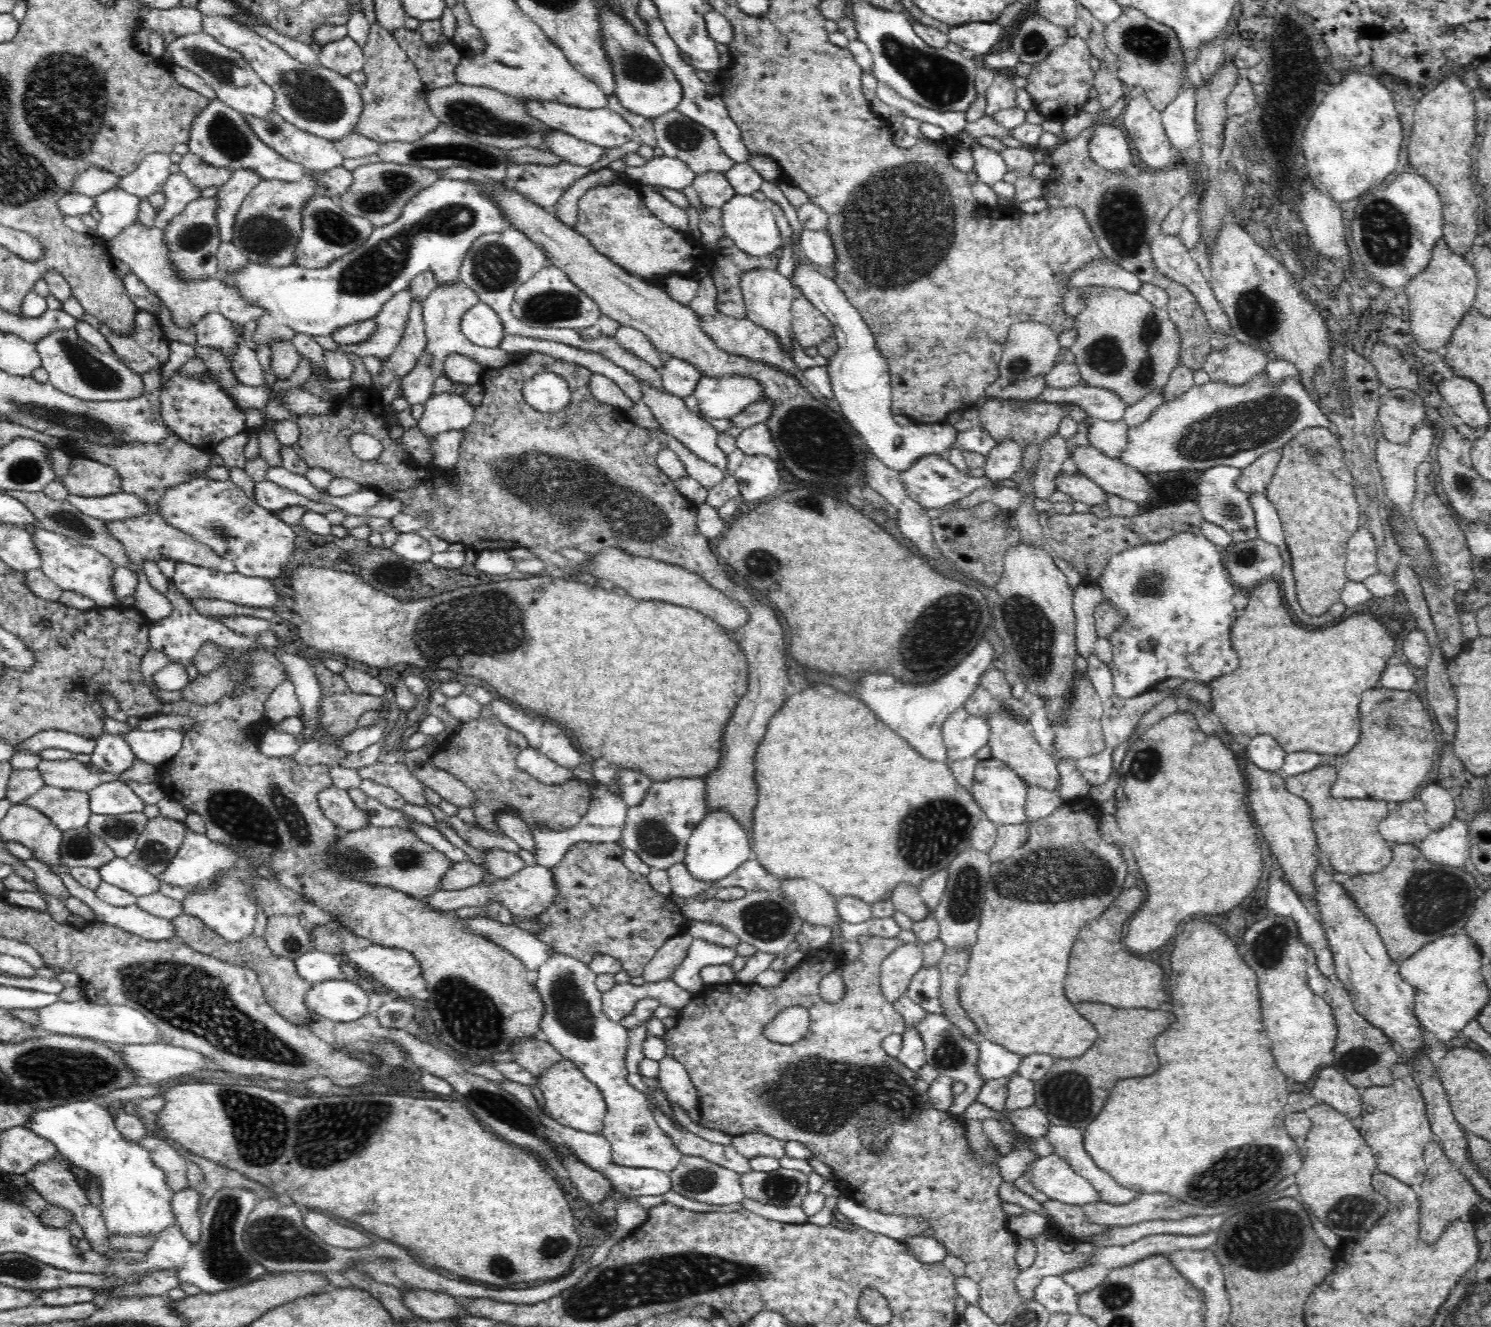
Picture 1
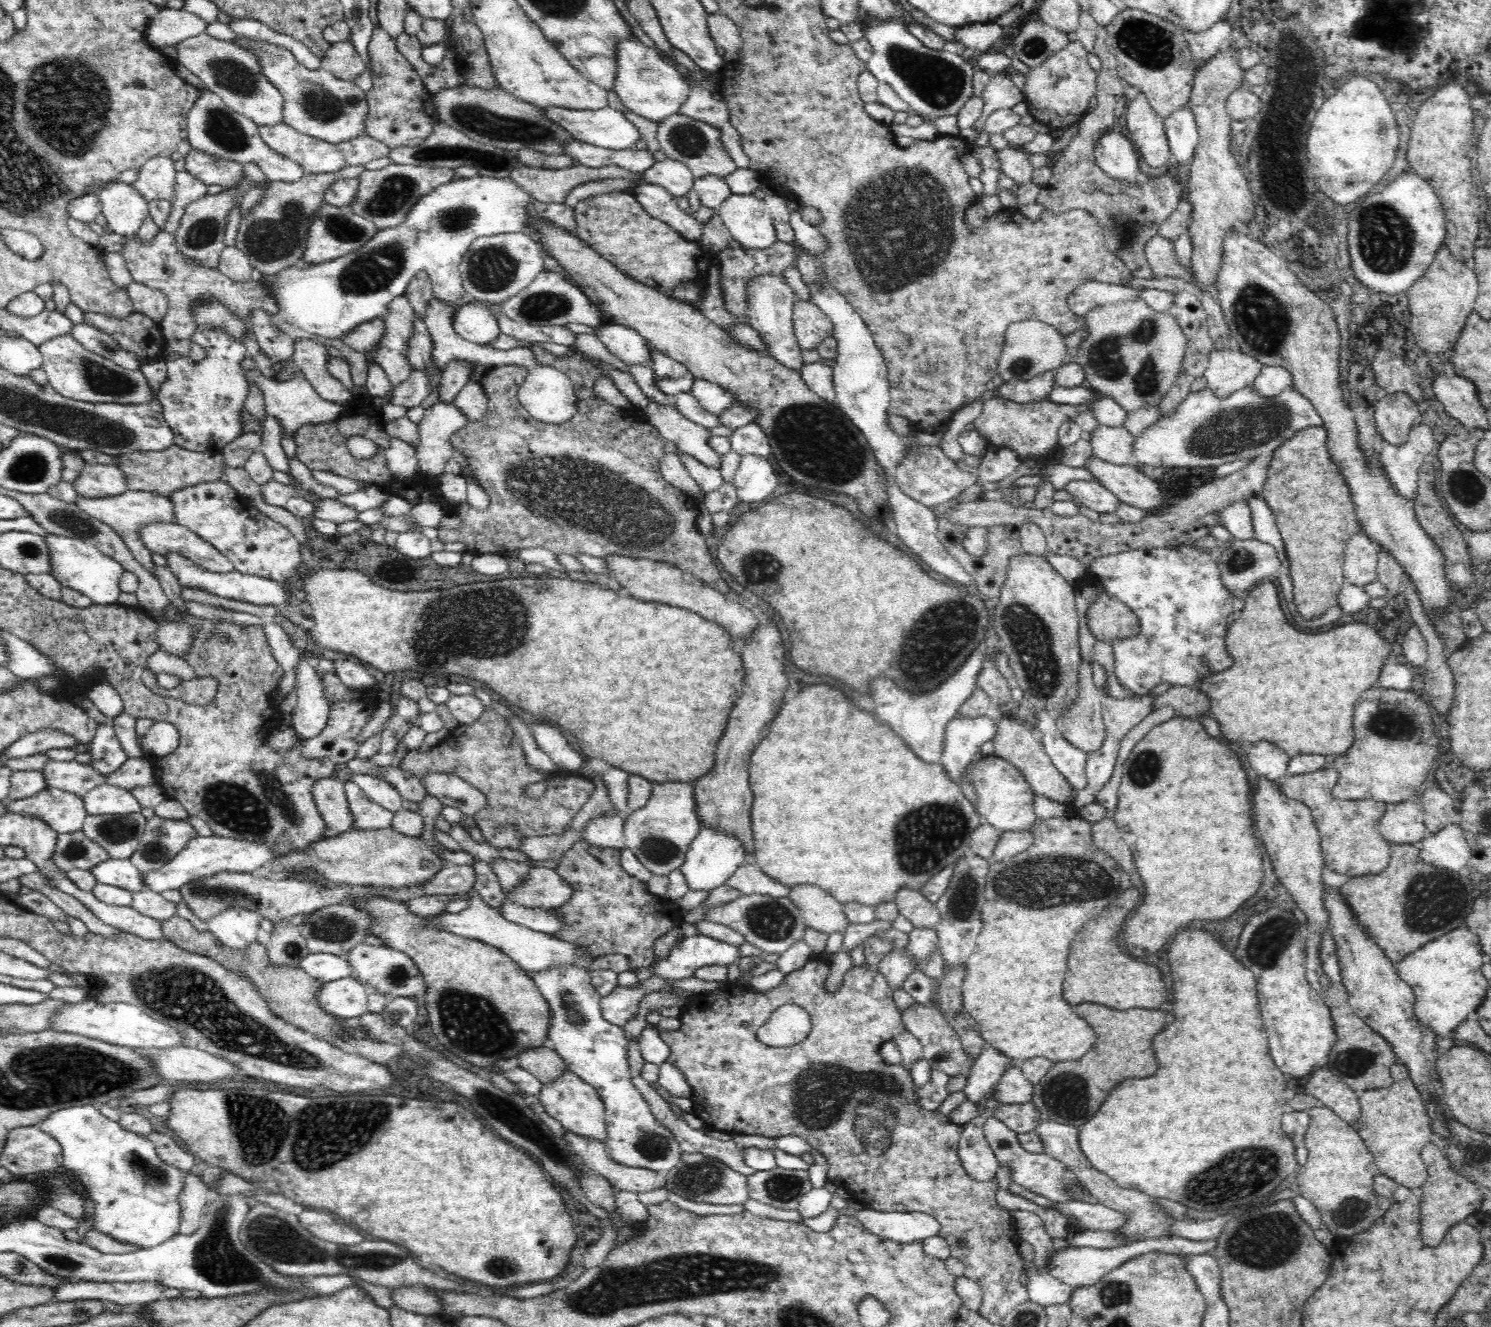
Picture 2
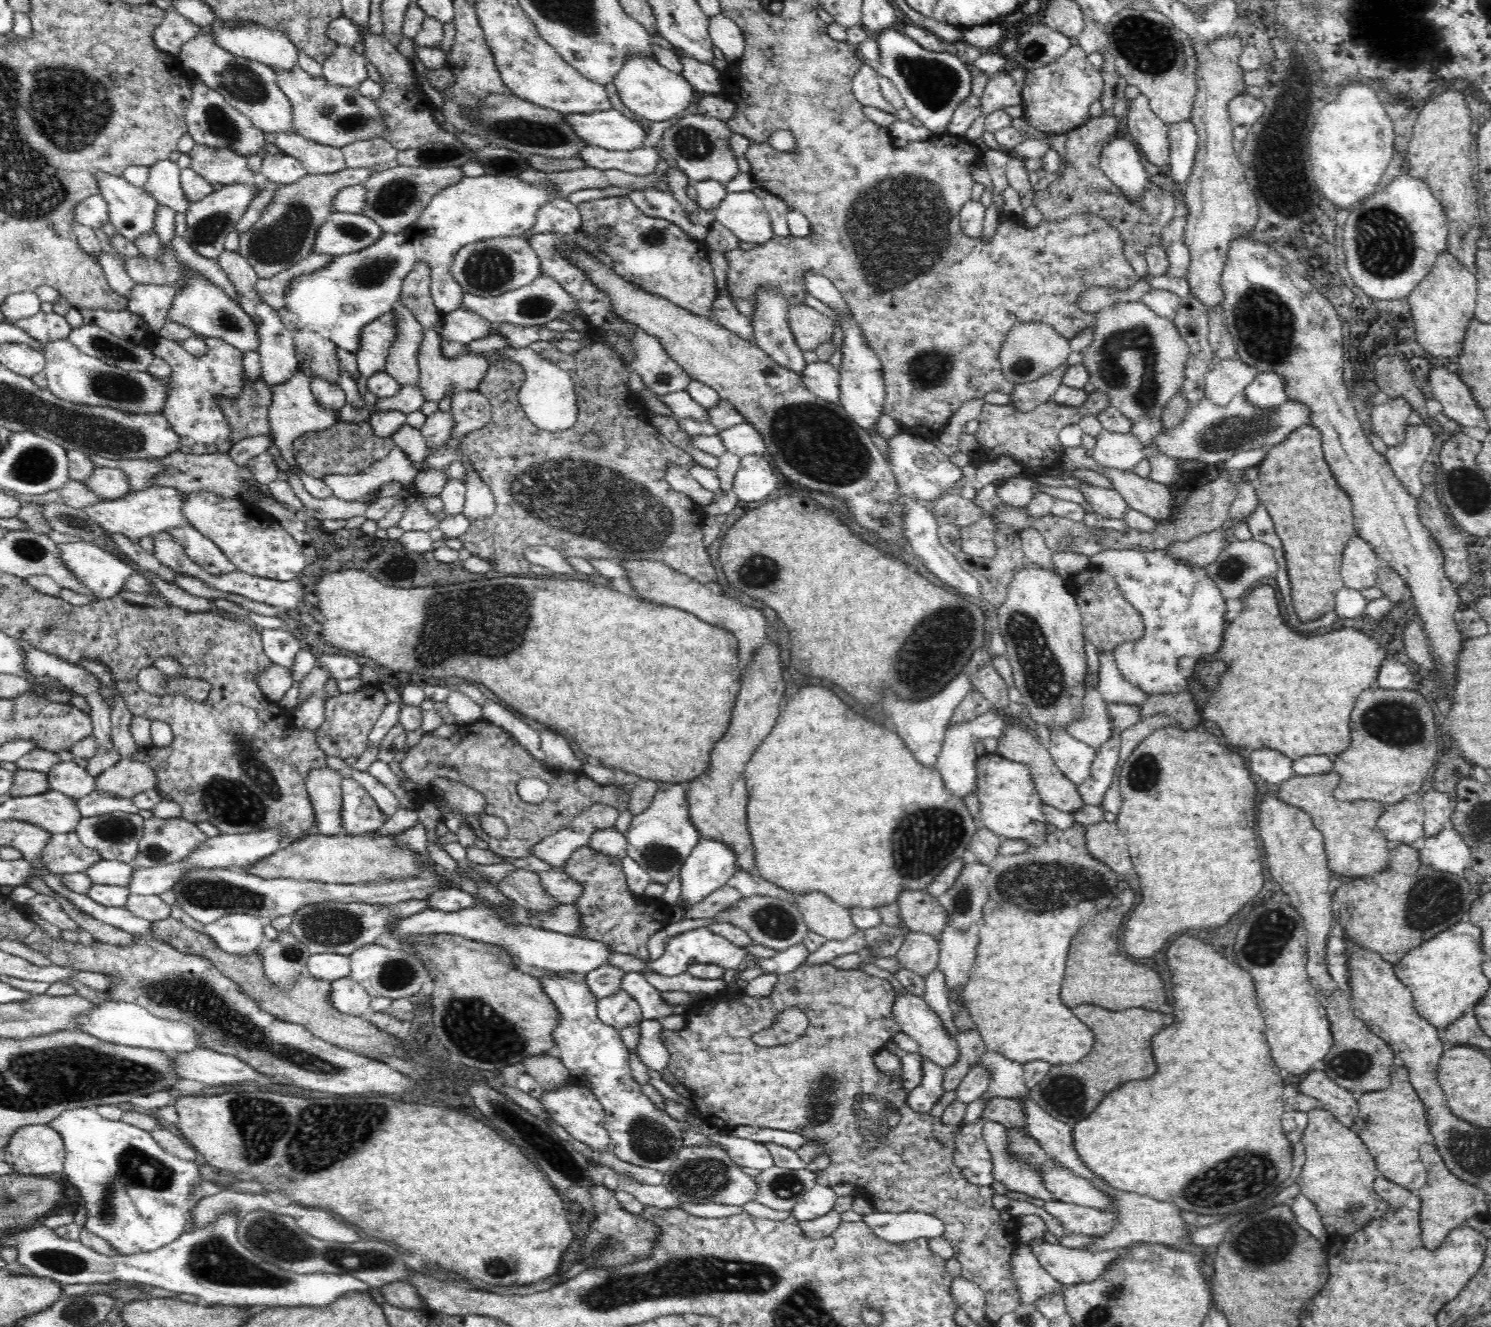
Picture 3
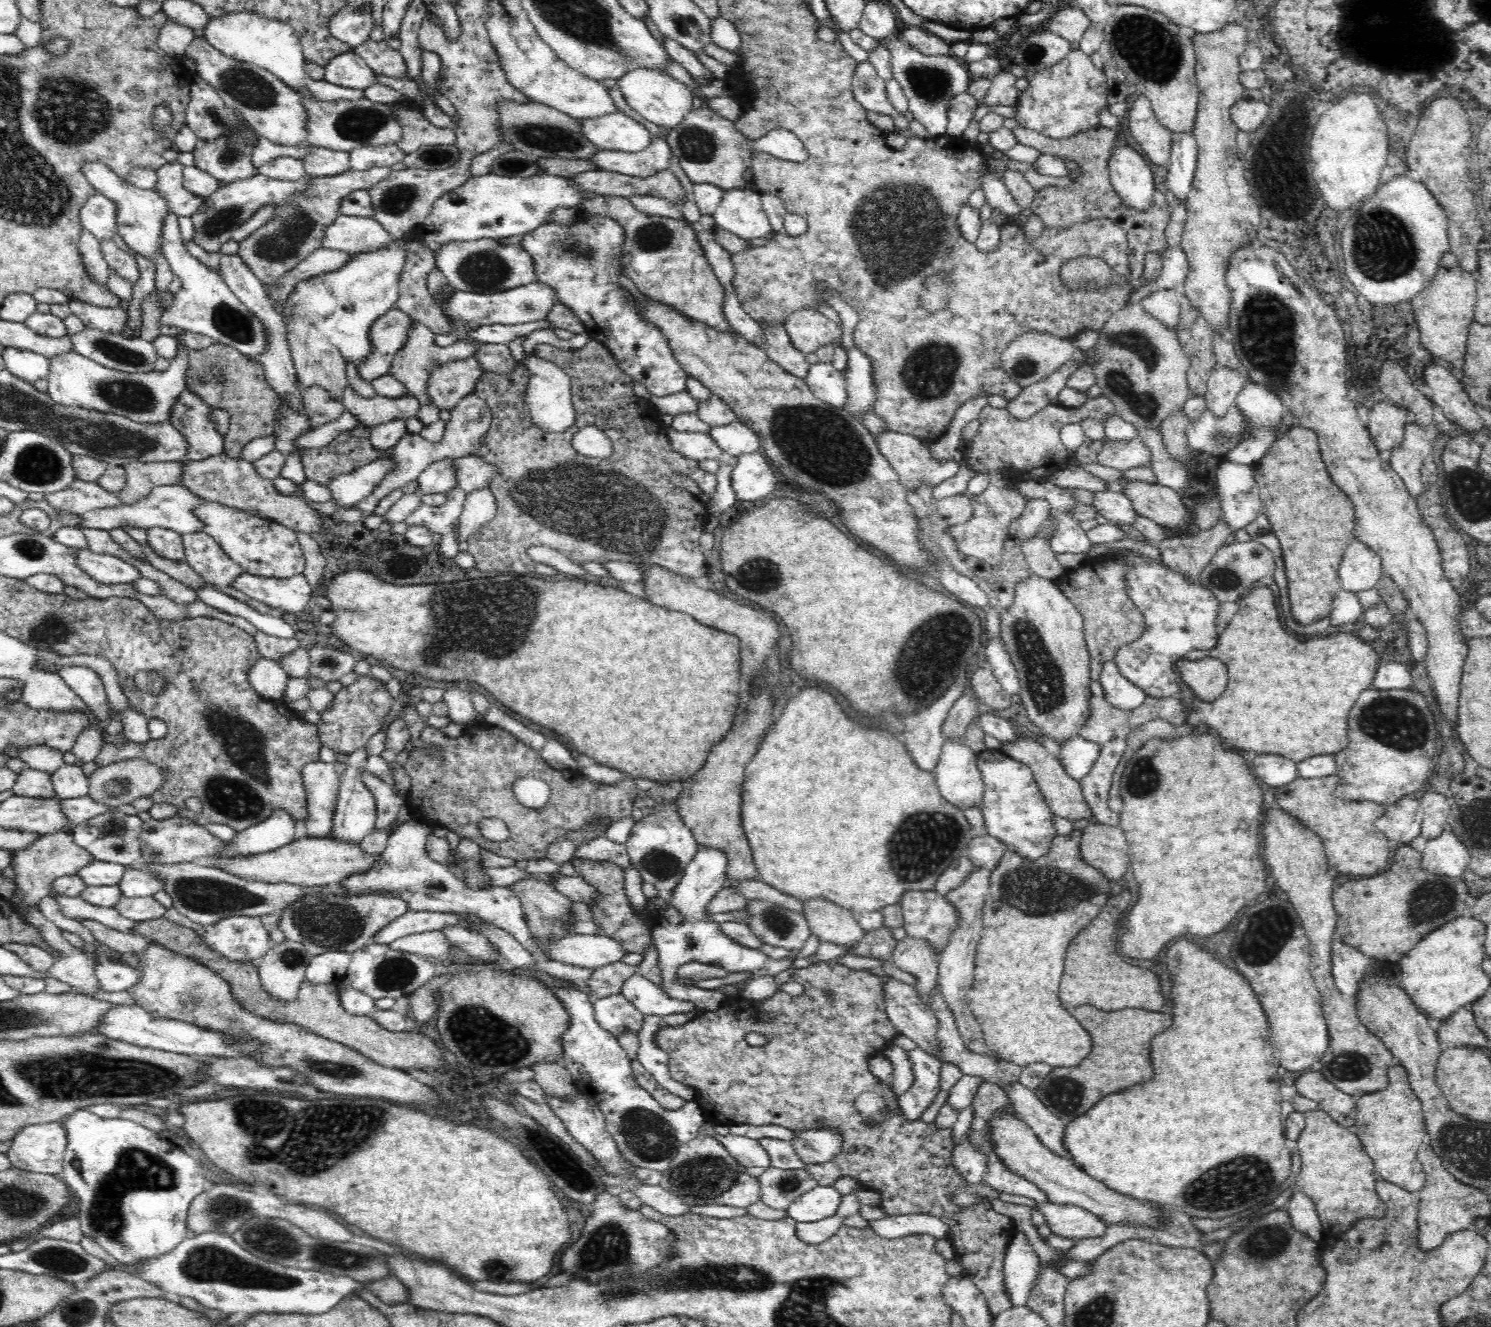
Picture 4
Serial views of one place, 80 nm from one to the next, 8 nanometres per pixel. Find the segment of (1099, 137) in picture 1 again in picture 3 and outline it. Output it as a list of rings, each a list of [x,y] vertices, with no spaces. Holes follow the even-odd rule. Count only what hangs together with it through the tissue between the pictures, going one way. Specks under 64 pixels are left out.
[[[1114,138],[1104,144],[1099,160],[1100,168],[1122,195],[1137,202],[1148,189],[1148,173],[1140,162],[1138,148],[1132,141]]]

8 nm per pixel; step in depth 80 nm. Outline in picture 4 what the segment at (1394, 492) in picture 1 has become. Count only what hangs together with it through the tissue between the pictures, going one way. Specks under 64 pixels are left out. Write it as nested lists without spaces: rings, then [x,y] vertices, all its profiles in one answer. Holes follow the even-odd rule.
[[[1408,423],[1405,426],[1405,437],[1400,446],[1391,450],[1389,463],[1398,473],[1403,483],[1415,499],[1424,491],[1421,479],[1421,468],[1426,456],[1432,455],[1432,442],[1424,440],[1424,429],[1420,425]]]

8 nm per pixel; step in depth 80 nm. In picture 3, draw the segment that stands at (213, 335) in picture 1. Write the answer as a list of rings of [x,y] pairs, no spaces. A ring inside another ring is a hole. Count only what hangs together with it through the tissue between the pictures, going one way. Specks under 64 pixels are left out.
[[[158,337],[153,344],[155,356],[163,358],[170,365],[172,375],[163,413],[172,429],[178,433],[180,450],[184,454],[225,455],[232,446],[229,440],[231,428],[222,409],[217,405],[217,400],[240,396],[243,387],[244,352],[224,339],[204,337],[204,340],[207,343],[207,352],[200,357],[187,352],[177,341]]]

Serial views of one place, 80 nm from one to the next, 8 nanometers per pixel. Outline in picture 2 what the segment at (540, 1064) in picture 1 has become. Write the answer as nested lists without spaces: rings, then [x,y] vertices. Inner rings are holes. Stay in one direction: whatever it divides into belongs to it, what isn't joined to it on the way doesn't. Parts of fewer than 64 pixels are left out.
[[[544,1046],[530,1048],[522,1052],[518,1058],[520,1067],[531,1072],[543,1085],[554,1082],[564,1070],[567,1070],[563,1058]]]

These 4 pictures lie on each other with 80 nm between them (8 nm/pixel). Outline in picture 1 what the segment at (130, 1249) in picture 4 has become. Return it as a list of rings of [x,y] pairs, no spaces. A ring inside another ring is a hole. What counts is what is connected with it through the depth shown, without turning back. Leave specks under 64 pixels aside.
[[[100,1101],[66,1102],[38,1110],[24,1124],[50,1140],[68,1159],[70,1167],[82,1168],[100,1185],[102,1203],[98,1206],[110,1235],[156,1236],[177,1220],[172,1208],[173,1191],[162,1168],[152,1162],[150,1151],[136,1141],[124,1138],[112,1115],[112,1107]]]

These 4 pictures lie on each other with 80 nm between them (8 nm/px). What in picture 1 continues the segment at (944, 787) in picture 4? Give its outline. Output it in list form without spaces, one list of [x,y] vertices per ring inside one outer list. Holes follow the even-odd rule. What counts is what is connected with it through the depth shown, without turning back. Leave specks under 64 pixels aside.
[[[964,706],[954,710],[943,725],[943,743],[947,748],[947,764],[974,757],[986,746],[991,734],[988,719],[970,714]]]

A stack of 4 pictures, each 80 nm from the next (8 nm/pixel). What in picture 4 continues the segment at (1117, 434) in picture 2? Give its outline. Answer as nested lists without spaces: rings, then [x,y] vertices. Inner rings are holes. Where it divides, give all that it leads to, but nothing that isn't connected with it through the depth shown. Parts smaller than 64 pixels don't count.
[[[1139,437],[1130,442],[1107,442],[1103,440],[1103,447],[1099,452],[1098,463],[1108,468],[1125,471],[1151,467],[1150,447]]]

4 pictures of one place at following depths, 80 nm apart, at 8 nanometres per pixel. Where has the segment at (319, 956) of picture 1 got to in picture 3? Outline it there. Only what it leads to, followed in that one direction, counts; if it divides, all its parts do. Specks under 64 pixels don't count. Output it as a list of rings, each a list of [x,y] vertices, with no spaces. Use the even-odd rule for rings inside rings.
[[[321,953],[310,955],[306,973],[316,980],[332,981],[348,977],[351,971],[350,957],[344,954]]]

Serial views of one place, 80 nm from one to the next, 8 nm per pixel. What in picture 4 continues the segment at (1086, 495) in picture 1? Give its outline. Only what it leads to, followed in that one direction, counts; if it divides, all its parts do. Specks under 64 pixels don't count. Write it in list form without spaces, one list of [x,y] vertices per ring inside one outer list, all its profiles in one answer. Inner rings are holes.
[[[1096,492],[1093,504],[1098,511],[1099,519],[1112,524],[1133,526],[1138,513],[1132,501],[1122,492]]]

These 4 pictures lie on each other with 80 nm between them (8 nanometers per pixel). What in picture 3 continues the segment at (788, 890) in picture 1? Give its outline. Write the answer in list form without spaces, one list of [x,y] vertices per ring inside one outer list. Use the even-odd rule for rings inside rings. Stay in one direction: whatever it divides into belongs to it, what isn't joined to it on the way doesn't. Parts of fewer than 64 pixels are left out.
[[[817,890],[806,892],[798,895],[796,905],[802,911],[809,930],[821,934],[826,941],[844,941],[856,934],[857,926],[852,921],[850,909],[840,906],[827,894]]]

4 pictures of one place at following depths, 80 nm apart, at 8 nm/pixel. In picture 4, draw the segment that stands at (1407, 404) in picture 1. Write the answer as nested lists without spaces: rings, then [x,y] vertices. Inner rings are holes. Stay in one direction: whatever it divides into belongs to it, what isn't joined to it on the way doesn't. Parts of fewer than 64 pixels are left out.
[[[1384,401],[1369,408],[1367,429],[1379,452],[1391,451],[1402,444],[1407,412],[1401,406],[1388,405]]]

